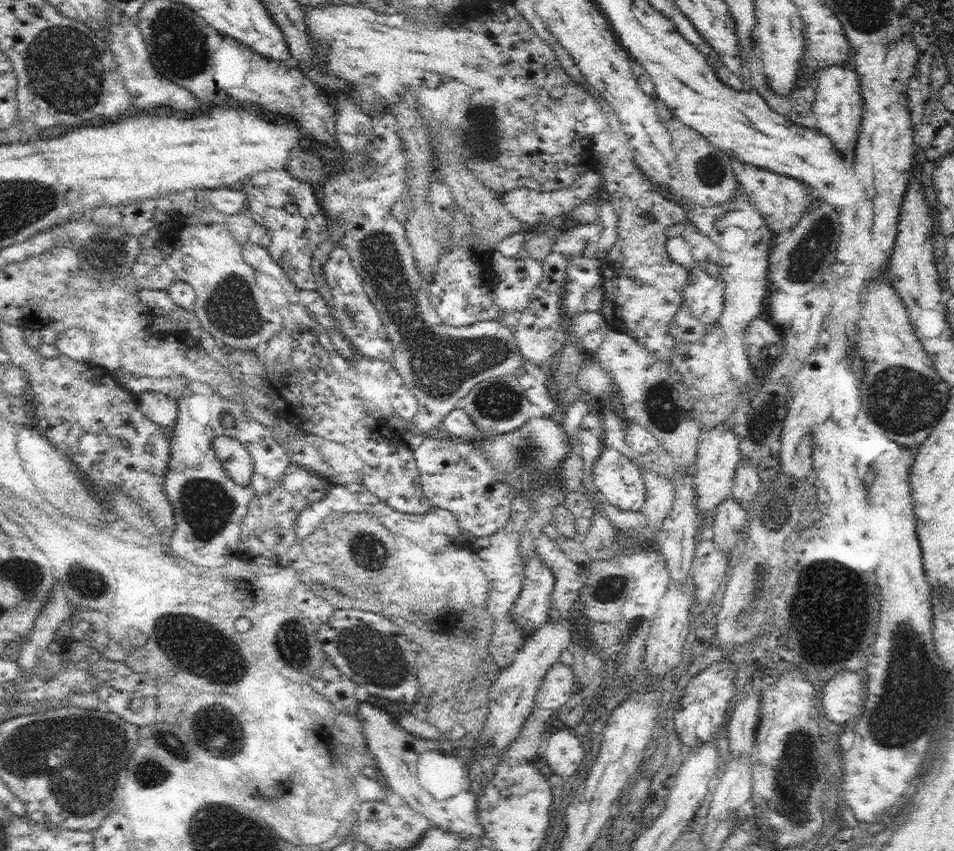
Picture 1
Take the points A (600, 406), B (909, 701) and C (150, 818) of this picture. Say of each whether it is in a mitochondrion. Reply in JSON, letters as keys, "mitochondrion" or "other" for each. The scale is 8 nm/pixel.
{"A":"other","B":"mitochondrion","C":"other"}

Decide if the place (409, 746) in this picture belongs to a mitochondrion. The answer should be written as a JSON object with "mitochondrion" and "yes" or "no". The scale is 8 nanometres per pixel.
{"mitochondrion":"no"}

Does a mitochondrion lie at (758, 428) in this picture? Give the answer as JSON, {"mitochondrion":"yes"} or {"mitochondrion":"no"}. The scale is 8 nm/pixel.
{"mitochondrion":"yes"}

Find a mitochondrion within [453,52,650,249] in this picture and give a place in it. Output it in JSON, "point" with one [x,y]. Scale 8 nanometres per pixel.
{"point":[486,146]}

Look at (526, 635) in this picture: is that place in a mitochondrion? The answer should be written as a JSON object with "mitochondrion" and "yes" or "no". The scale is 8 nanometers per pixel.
{"mitochondrion":"no"}

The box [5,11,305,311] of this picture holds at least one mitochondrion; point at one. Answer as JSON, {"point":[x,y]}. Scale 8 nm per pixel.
{"point":[78,84]}

